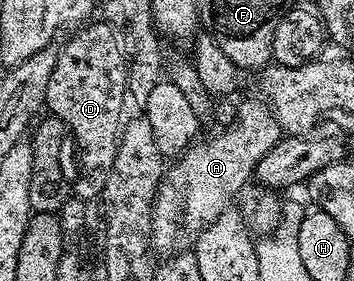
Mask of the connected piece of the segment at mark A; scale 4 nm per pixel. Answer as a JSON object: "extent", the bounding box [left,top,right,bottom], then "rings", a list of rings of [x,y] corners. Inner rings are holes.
{"extent":[152,99,284,253],"rings":[[[250,99],[247,103],[239,102],[232,122],[225,129],[219,130],[219,135],[214,136],[207,143],[195,142],[187,147],[180,157],[171,162],[174,163],[171,167],[169,164],[168,170],[162,176],[162,183],[158,186],[158,199],[161,201],[154,206],[154,234],[152,239],[157,250],[159,247],[162,251],[168,251],[166,253],[173,252],[175,250],[173,247],[182,239],[182,227],[186,231],[198,233],[209,223],[214,223],[216,217],[220,217],[220,213],[227,210],[228,204],[231,204],[228,202],[233,199],[234,195],[241,193],[242,186],[248,181],[251,182],[260,157],[264,157],[264,153],[268,153],[268,149],[272,149],[272,145],[276,145],[284,138],[282,126],[279,125],[274,112],[265,102],[255,99]]]}

